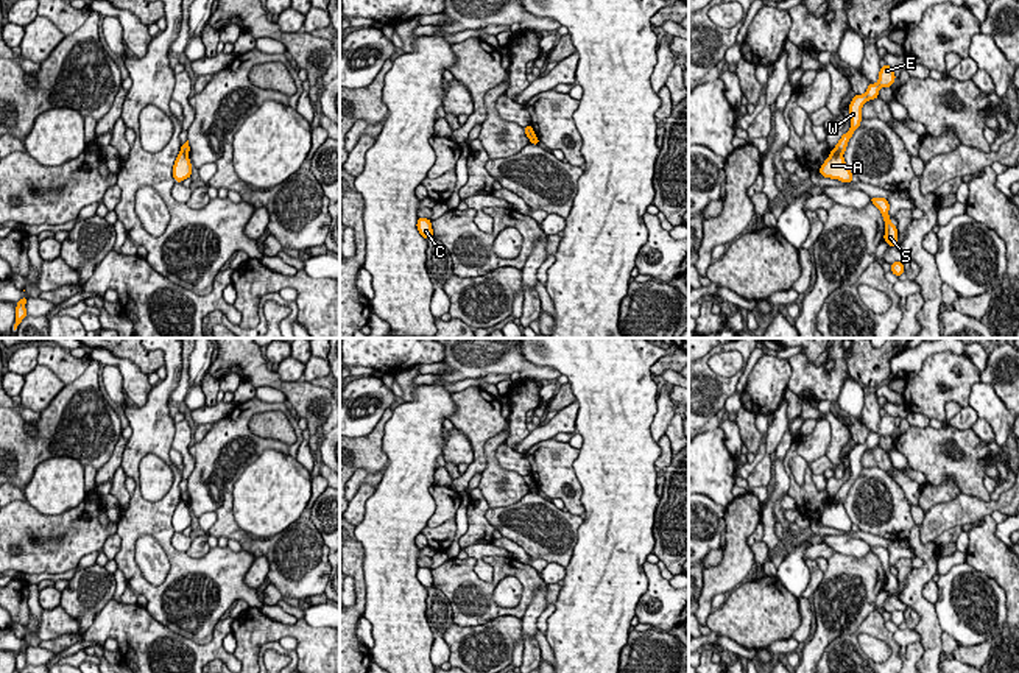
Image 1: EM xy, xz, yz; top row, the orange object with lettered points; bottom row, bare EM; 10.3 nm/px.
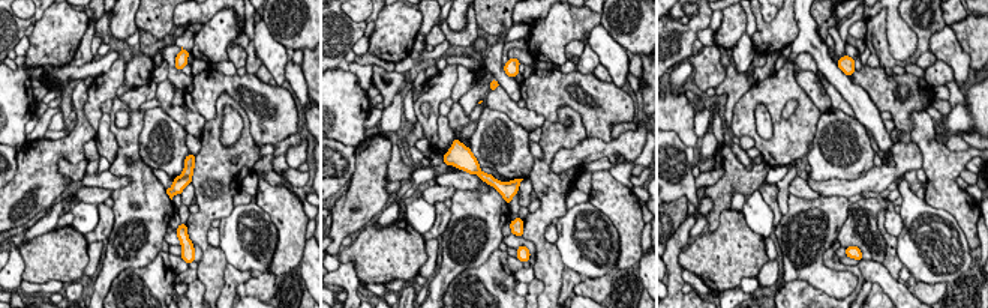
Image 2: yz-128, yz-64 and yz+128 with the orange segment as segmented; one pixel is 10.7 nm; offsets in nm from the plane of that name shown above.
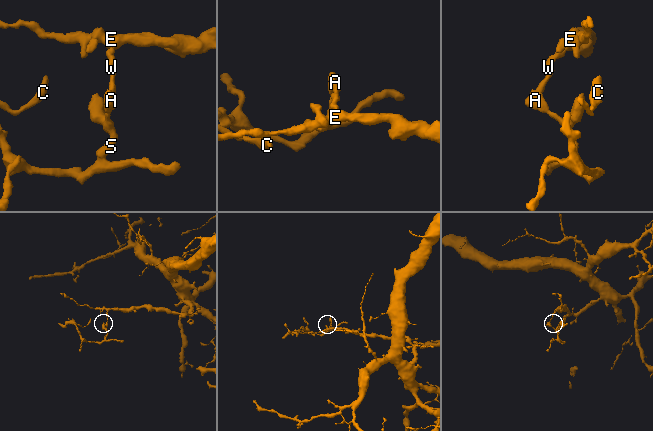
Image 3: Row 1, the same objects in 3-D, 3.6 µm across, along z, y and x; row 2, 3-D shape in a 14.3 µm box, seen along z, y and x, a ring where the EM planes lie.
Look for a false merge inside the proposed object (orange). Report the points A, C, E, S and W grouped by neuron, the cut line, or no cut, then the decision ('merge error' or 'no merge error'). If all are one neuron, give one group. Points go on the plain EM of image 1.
groups A C S / E W; cut yz (832, 499), (842, 503); merge error

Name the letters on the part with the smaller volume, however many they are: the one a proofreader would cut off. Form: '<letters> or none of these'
A, C, S

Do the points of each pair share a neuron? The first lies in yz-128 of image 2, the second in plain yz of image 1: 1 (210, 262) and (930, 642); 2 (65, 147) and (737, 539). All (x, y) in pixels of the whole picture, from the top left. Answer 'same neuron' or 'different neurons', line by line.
1: same neuron
2: same neuron

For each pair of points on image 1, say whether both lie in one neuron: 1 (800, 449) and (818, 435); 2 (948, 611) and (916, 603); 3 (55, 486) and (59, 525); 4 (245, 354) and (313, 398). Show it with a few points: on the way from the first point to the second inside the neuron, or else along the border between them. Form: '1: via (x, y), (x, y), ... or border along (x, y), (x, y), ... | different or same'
1: via (804, 446), (814, 440) | same
2: border along (934, 605), (943, 631) | different
3: border along (86, 494), (58, 514), (41, 514), (27, 502) | different
4: via (262, 371), (296, 393) | same

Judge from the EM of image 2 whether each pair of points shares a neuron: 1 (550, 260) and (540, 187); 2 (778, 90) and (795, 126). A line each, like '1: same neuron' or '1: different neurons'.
1: same neuron
2: same neuron

